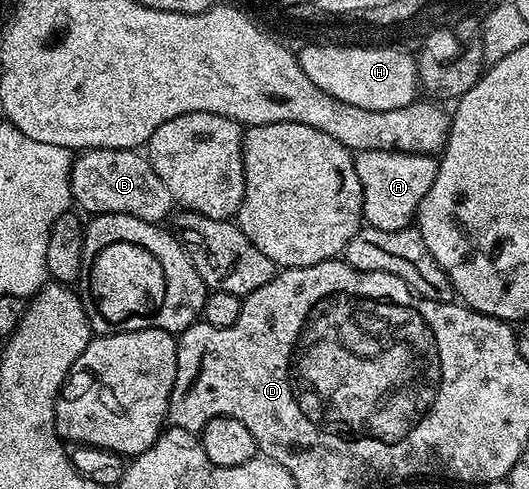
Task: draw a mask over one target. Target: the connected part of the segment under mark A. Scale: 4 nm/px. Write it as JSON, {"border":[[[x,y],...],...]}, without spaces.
{"border":[[[359,151],[354,155],[354,168],[356,177],[360,177],[365,226],[399,231],[415,222],[420,201],[424,201],[432,181],[436,181],[438,159],[407,151]]]}

